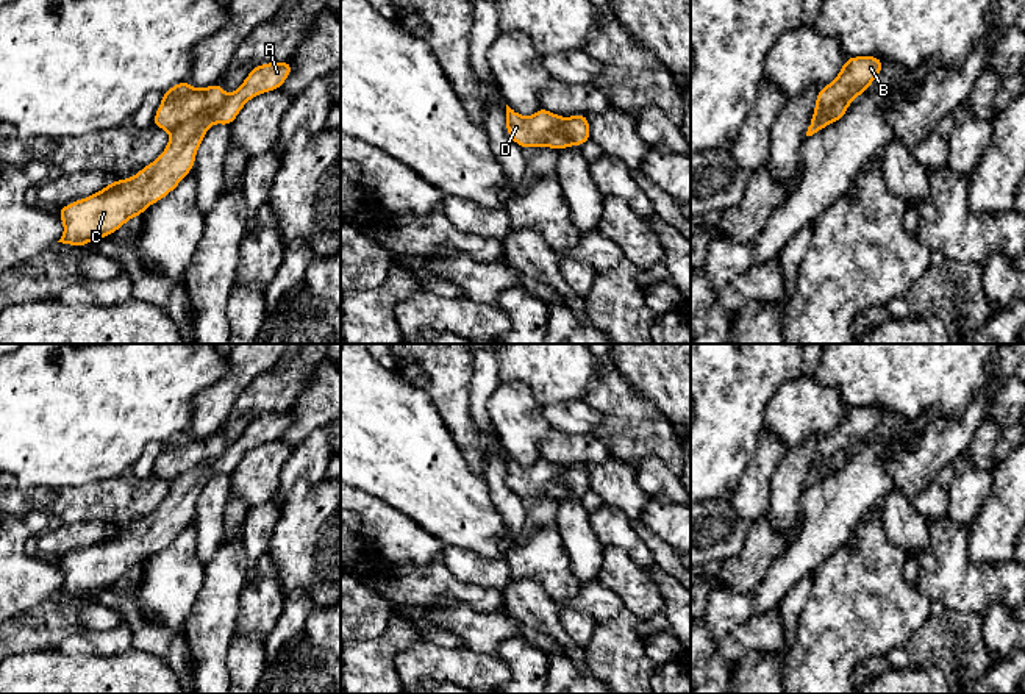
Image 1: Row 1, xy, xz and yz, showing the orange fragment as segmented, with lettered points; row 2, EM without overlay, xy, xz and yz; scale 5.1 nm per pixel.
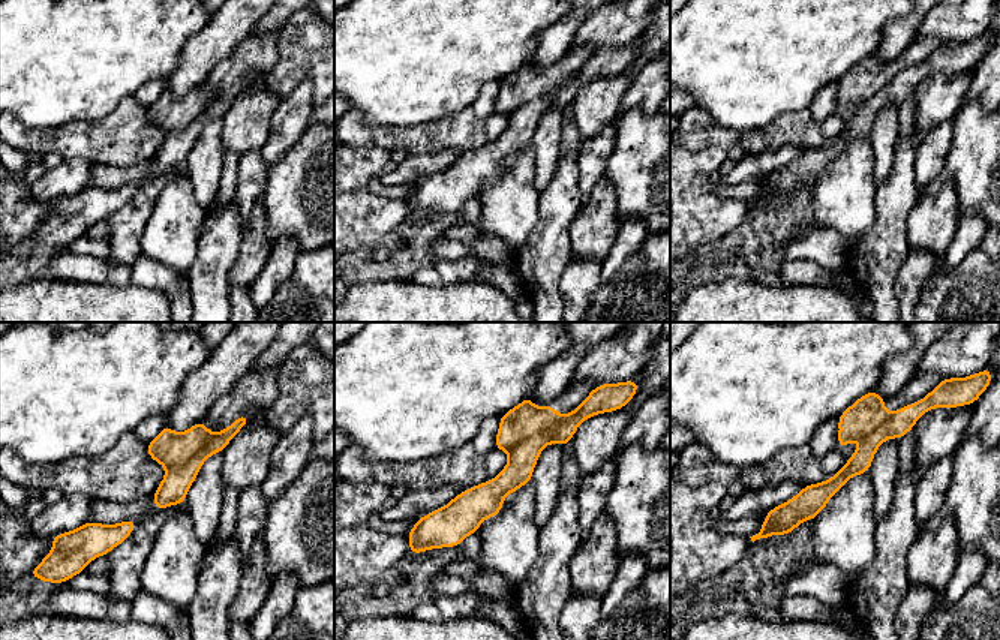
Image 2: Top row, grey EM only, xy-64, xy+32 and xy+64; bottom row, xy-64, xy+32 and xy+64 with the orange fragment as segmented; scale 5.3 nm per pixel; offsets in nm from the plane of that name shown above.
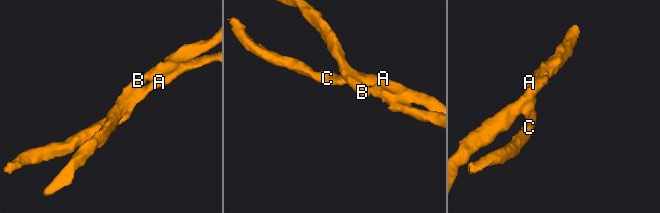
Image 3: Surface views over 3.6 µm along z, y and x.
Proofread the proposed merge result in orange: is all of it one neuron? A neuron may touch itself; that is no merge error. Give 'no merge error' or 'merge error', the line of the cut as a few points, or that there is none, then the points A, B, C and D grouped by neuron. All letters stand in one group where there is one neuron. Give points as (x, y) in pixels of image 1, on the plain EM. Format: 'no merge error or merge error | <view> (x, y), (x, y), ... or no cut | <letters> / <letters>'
merge error | xy (227, 446), (210, 461), (199, 463), (171, 483) | A C / B D

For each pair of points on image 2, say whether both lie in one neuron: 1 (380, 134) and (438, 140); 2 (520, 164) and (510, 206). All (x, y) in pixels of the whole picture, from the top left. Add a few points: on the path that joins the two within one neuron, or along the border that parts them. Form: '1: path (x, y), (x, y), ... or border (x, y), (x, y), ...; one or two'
1: path (395, 134), (407, 140), (423, 140); one
2: path (517, 174), (513, 195); one

